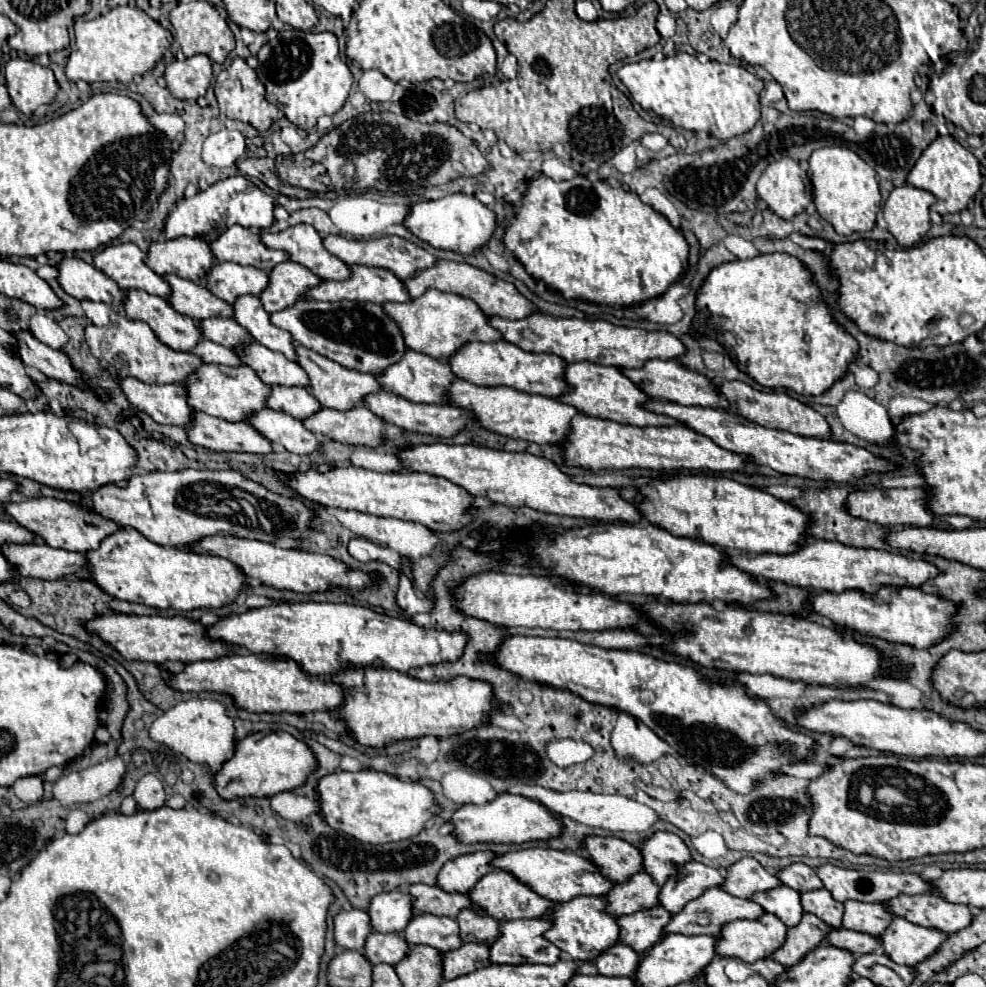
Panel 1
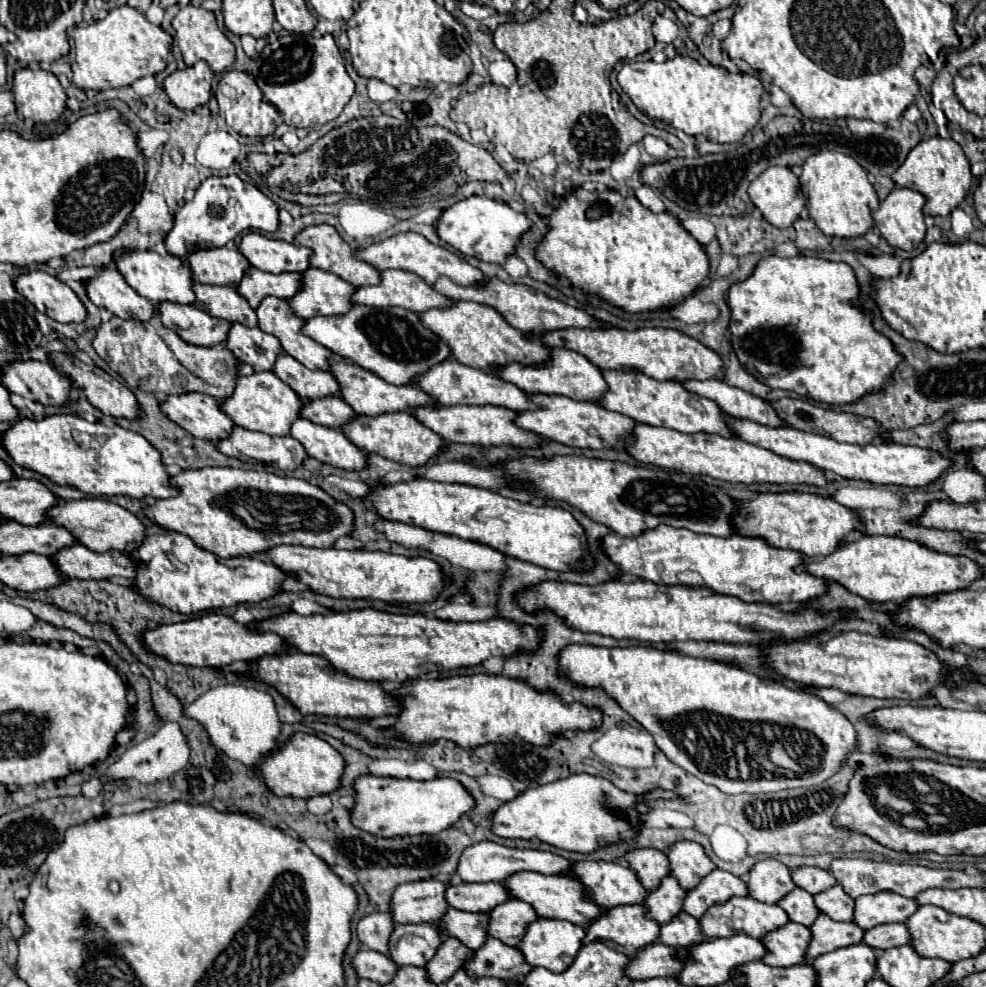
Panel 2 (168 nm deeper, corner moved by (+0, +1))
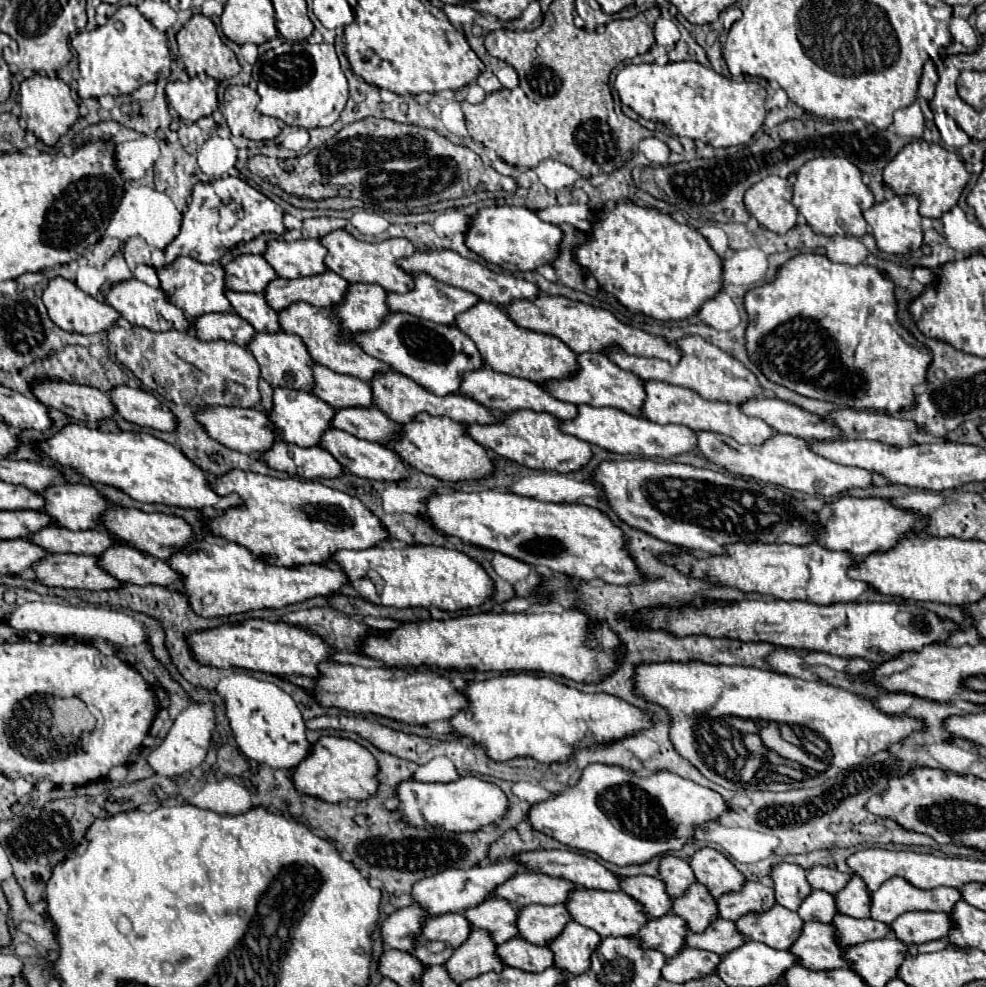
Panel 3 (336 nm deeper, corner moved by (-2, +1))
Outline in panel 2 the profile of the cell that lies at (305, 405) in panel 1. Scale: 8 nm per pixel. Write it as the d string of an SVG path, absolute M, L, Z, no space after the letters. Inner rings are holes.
M340 396L306 402L306 412L302 412L302 416L328 428L342 428L344 424L358 418L358 414Z

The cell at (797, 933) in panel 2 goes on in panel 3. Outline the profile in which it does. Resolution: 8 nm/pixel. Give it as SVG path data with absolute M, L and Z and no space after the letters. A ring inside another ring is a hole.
M806 922L804 932L800 932L790 952L796 956L796 962L808 970L848 968L848 962L842 958L844 948L836 944L830 924Z

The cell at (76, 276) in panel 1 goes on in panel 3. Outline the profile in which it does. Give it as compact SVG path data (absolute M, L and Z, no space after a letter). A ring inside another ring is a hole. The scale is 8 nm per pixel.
M136 278L114 284L108 290L108 296L104 296L104 298L132 326L142 326L142 328L148 328L148 330L154 330L154 332L166 332L166 330L172 330L172 328L174 330L190 330L190 326L192 326L192 322L184 316L184 312L178 306L174 306L172 302L166 300L166 292L162 292L160 288L152 288L152 286L148 286L148 284L144 284Z

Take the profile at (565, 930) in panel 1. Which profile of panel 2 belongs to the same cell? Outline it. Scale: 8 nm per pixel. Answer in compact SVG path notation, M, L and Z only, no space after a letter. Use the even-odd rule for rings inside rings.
M644 906L610 908L610 916L602 916L602 920L594 920L594 924L586 928L584 944L602 940L610 944L610 948L634 956L640 948L660 938L660 924L646 918L646 912L648 908Z

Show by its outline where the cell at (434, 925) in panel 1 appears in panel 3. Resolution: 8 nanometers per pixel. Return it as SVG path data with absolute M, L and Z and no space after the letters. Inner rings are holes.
M488 898L484 900L484 904L478 904L476 908L468 908L464 912L472 928L486 930L492 936L494 944L502 944L518 934L516 914L518 910L500 898Z

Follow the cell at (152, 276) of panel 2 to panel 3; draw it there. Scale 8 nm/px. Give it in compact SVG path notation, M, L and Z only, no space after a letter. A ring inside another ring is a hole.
M178 256L172 264L156 270L160 278L160 288L168 294L168 300L182 308L188 318L196 318L208 312L230 312L232 306L224 296L224 270L218 264L202 264L188 256Z

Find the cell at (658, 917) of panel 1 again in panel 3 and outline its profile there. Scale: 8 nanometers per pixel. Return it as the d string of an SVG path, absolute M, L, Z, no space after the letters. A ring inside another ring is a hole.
M720 918L720 920L714 920L708 926L708 932L700 932L700 934L690 932L686 936L686 946L708 950L708 952L716 952L716 954L722 956L722 954L742 946L744 940L746 938L736 930L734 922Z

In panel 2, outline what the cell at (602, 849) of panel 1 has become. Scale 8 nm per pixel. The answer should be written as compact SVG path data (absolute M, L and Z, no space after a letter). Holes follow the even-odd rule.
M640 848L626 854L630 868L638 874L646 890L656 890L664 876L670 874L670 860L664 852L652 848Z

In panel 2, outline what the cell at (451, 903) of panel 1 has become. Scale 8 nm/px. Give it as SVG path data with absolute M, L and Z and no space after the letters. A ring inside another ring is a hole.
M474 882L474 884L450 886L446 898L450 900L450 906L458 910L490 912L498 904L510 900L510 892L502 882Z

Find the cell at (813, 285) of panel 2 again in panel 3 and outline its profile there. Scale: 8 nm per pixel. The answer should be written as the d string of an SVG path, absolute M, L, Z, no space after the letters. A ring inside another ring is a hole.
M808 252L808 254L796 254L796 256L792 256L790 260L786 260L780 266L780 270L778 270L778 274L776 274L776 278L772 282L768 282L764 286L758 286L758 288L752 288L752 290L746 292L746 296L744 296L744 308L746 308L746 314L748 314L746 348L748 348L748 356L750 356L752 364L756 364L770 382L780 384L780 386L786 386L792 392L802 394L806 398L828 400L828 402L834 402L838 406L848 406L852 410L882 410L882 412L890 412L892 414L892 412L898 412L898 410L904 410L904 408L910 408L912 406L912 402L914 402L912 386L924 382L926 368L928 368L928 364L932 360L930 350L924 344L920 344L916 338L912 338L896 322L894 284L878 268L872 268L872 266L864 266L864 264L858 264L858 266L834 264L826 256L812 254L812 252Z

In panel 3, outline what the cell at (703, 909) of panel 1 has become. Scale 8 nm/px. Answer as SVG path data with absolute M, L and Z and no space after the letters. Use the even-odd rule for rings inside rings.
M774 904L768 912L750 912L736 920L736 928L746 940L758 940L770 948L788 950L802 930L802 920L796 912Z

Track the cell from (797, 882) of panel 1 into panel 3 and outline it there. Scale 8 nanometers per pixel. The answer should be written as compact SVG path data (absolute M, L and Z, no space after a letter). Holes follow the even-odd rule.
M814 866L808 870L806 880L814 890L824 890L828 894L836 894L838 890L842 890L846 886L846 882L850 880L850 874L844 874L834 868L826 868L826 866Z

